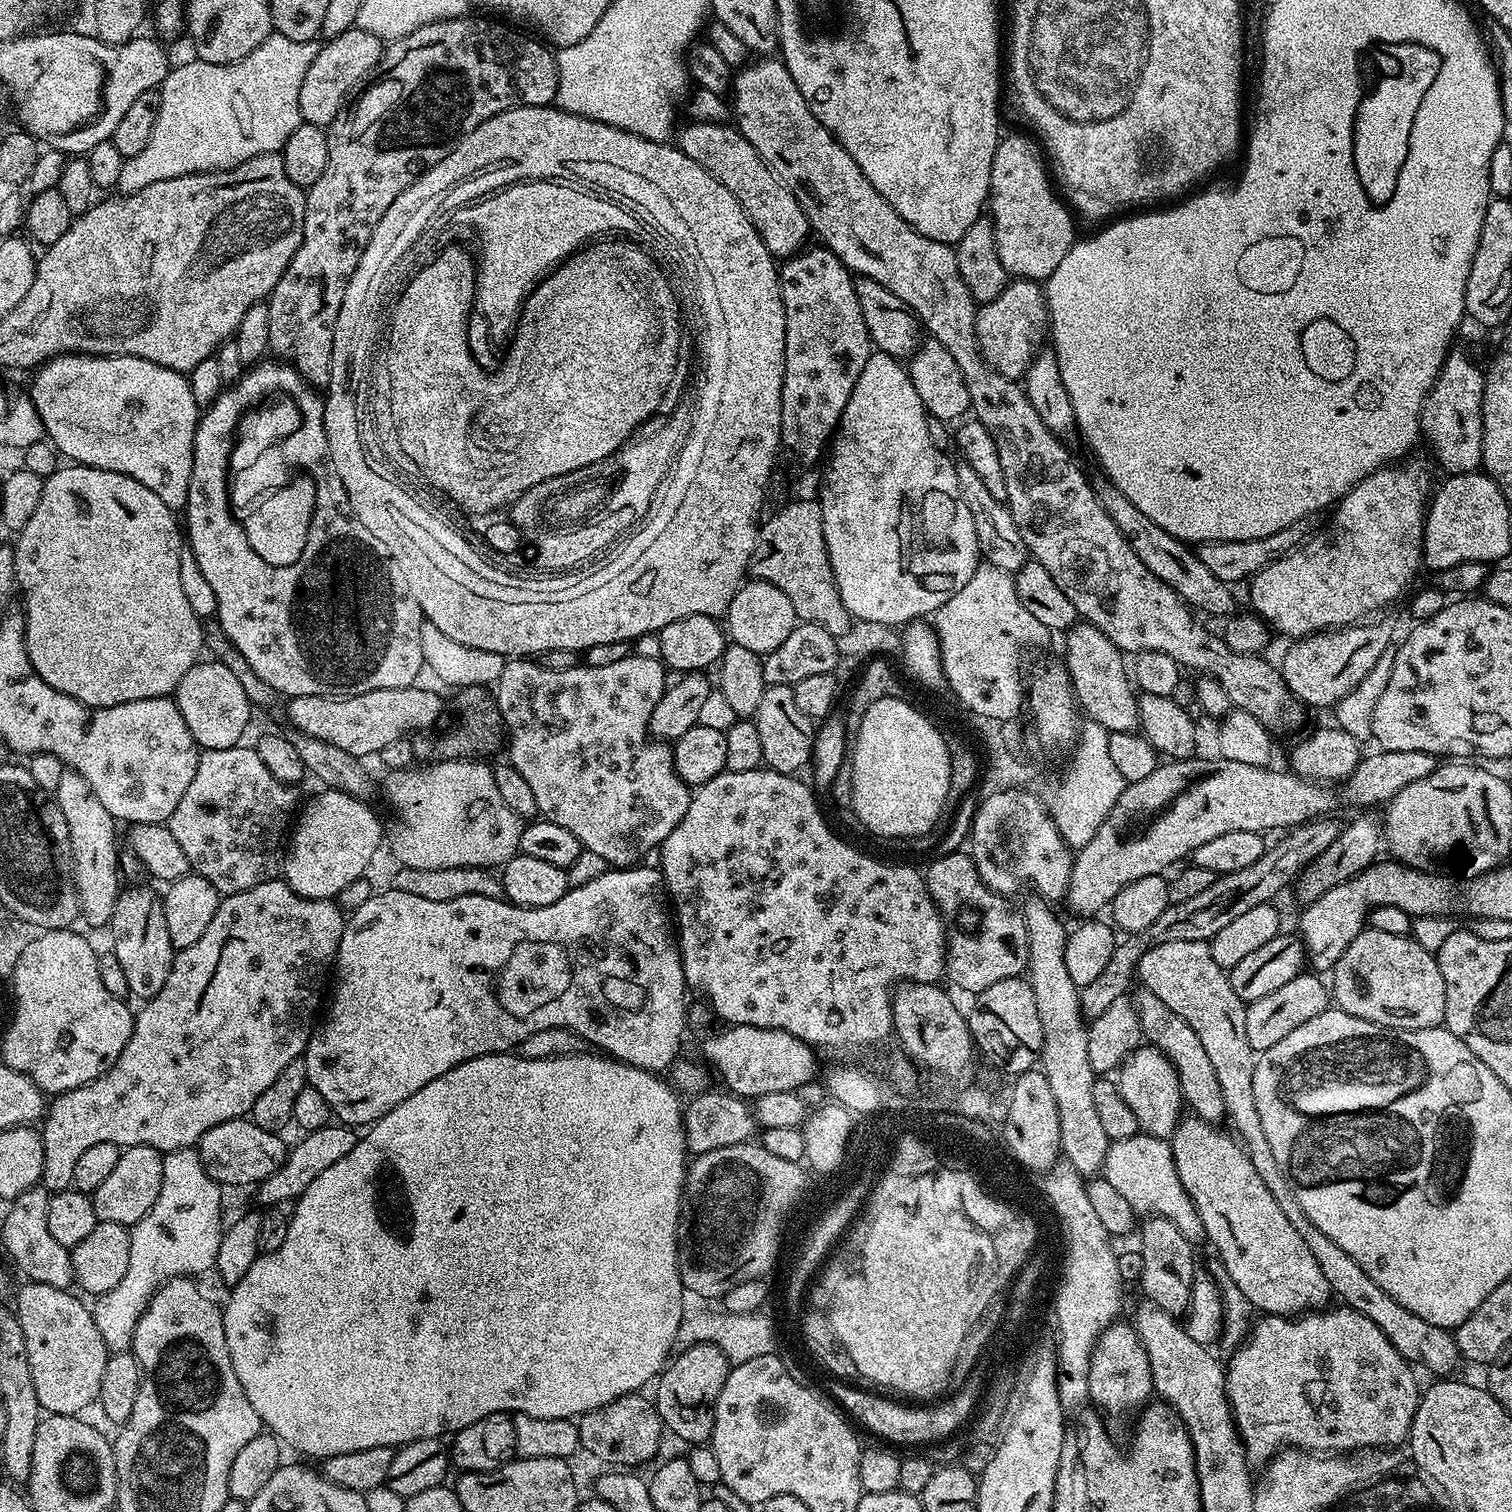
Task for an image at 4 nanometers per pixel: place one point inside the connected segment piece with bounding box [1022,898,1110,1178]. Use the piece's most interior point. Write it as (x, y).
(1066, 1062)

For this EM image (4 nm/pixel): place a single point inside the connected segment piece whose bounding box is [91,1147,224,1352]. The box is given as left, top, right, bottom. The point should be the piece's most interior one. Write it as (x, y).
(179, 1236)

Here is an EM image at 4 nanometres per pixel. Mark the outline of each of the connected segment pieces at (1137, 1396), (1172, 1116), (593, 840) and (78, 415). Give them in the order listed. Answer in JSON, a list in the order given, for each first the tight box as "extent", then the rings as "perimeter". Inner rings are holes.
[{"extent":[1089,1323,1153,1417],"perimeter":[[[1112,1323],[1097,1338],[1090,1358],[1089,1374],[1089,1401],[1093,1405],[1096,1403],[1105,1417],[1128,1416],[1136,1411],[1139,1413],[1153,1399],[1150,1358],[1146,1358],[1146,1350],[1142,1346],[1140,1335],[1131,1323]]]},{"extent":[1116,1044,1184,1139],"perimeter":[[[1149,1044],[1141,1045],[1122,1063],[1116,1081],[1122,1098],[1138,1119],[1140,1132],[1145,1136],[1169,1139],[1179,1124],[1184,1103],[1177,1072],[1164,1053]]]},{"extent":[494,654,692,868],"perimeter":[[[630,654],[626,658],[618,658],[618,662],[613,662],[610,666],[584,664],[570,670],[546,670],[532,658],[508,658],[505,659],[502,674],[494,685],[496,705],[502,714],[506,729],[507,759],[518,770],[518,774],[522,774],[522,778],[526,778],[527,784],[530,785],[530,790],[534,794],[537,813],[543,819],[558,822],[558,826],[570,830],[570,834],[574,834],[574,838],[578,838],[578,842],[587,851],[606,858],[606,862],[612,868],[630,868],[639,865],[643,861],[640,859],[651,848],[652,851],[659,849],[664,839],[674,830],[674,826],[678,826],[678,822],[682,822],[682,818],[692,801],[689,785],[684,783],[683,778],[675,770],[673,749],[665,741],[653,738],[648,730],[648,719],[654,706],[658,706],[666,687],[666,679],[664,680],[666,669],[655,655],[652,656]]]},{"extent":[30,352,202,510],"perimeter":[[[66,352],[63,356],[55,356],[53,360],[48,360],[40,365],[39,368],[35,369],[33,376],[36,377],[32,380],[30,397],[38,414],[41,415],[47,439],[55,446],[61,457],[69,456],[69,461],[85,464],[87,468],[101,468],[118,474],[126,474],[130,478],[142,482],[142,486],[154,490],[154,494],[158,494],[158,498],[162,498],[162,502],[166,502],[168,508],[173,510],[187,509],[190,470],[194,458],[194,438],[202,412],[190,390],[190,382],[185,373],[175,372],[166,366],[158,366],[158,362],[150,362],[146,358],[138,358],[137,356],[83,356],[81,352]]]}]

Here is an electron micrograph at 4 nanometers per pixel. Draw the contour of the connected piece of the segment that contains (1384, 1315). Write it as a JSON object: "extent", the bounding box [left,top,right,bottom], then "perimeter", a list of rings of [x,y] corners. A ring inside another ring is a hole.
{"extent":[1138,940,1462,1377],"perimeter":[[[1207,940],[1162,942],[1142,954],[1138,969],[1139,983],[1158,994],[1158,998],[1162,998],[1162,1002],[1166,1002],[1166,1006],[1170,1006],[1170,1010],[1174,1010],[1174,1014],[1178,1014],[1178,1018],[1182,1018],[1186,1026],[1198,1034],[1214,1066],[1214,1074],[1218,1074],[1227,1121],[1236,1127],[1235,1135],[1250,1162],[1254,1162],[1254,1170],[1258,1170],[1262,1186],[1274,1194],[1290,1226],[1298,1230],[1302,1242],[1306,1242],[1310,1254],[1314,1254],[1333,1293],[1337,1297],[1341,1296],[1344,1299],[1341,1301],[1347,1307],[1358,1310],[1358,1314],[1366,1314],[1366,1318],[1370,1318],[1370,1322],[1374,1322],[1378,1330],[1386,1334],[1388,1341],[1402,1353],[1405,1360],[1429,1368],[1433,1377],[1451,1377],[1455,1373],[1452,1371],[1462,1364],[1455,1335],[1449,1329],[1426,1322],[1426,1318],[1418,1318],[1418,1314],[1406,1310],[1402,1302],[1390,1298],[1390,1294],[1386,1294],[1386,1290],[1382,1290],[1382,1286],[1378,1286],[1378,1282],[1374,1282],[1374,1278],[1370,1278],[1370,1274],[1366,1274],[1366,1270],[1362,1270],[1362,1266],[1358,1266],[1358,1262],[1354,1262],[1354,1258],[1350,1258],[1350,1254],[1346,1254],[1338,1242],[1330,1242],[1330,1238],[1326,1238],[1326,1234],[1322,1234],[1322,1230],[1318,1230],[1318,1226],[1306,1218],[1306,1210],[1302,1210],[1298,1203],[1296,1189],[1288,1181],[1282,1166],[1278,1166],[1274,1159],[1274,1149],[1266,1138],[1266,1130],[1262,1130],[1258,1102],[1254,1102],[1254,1070],[1258,1054],[1250,1046],[1250,1038],[1246,1038],[1246,1001],[1234,994],[1234,986],[1230,986],[1228,978],[1226,969],[1214,962],[1212,946]]]}

